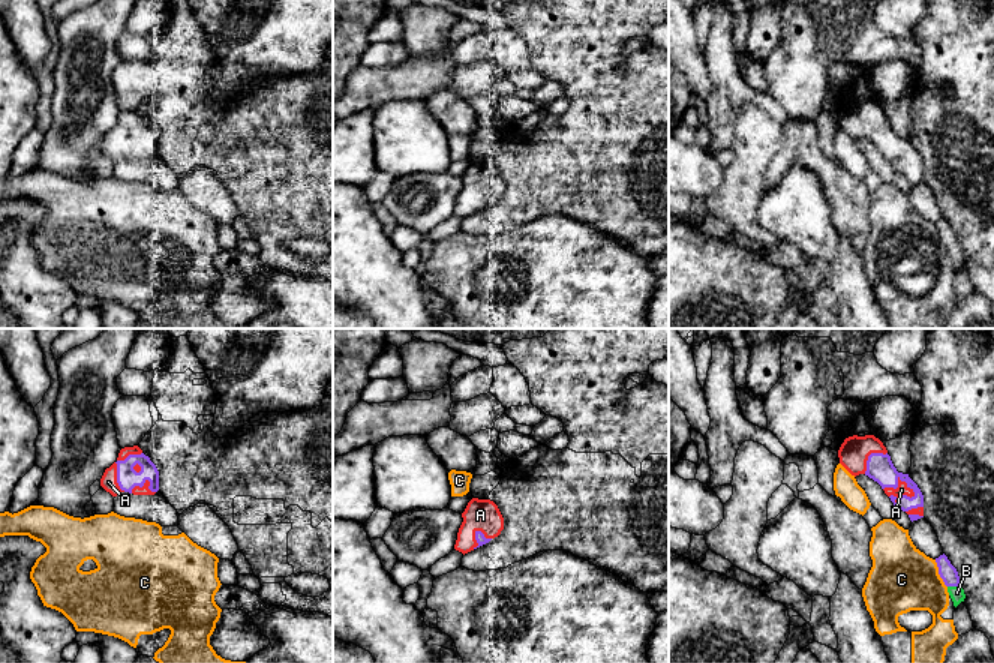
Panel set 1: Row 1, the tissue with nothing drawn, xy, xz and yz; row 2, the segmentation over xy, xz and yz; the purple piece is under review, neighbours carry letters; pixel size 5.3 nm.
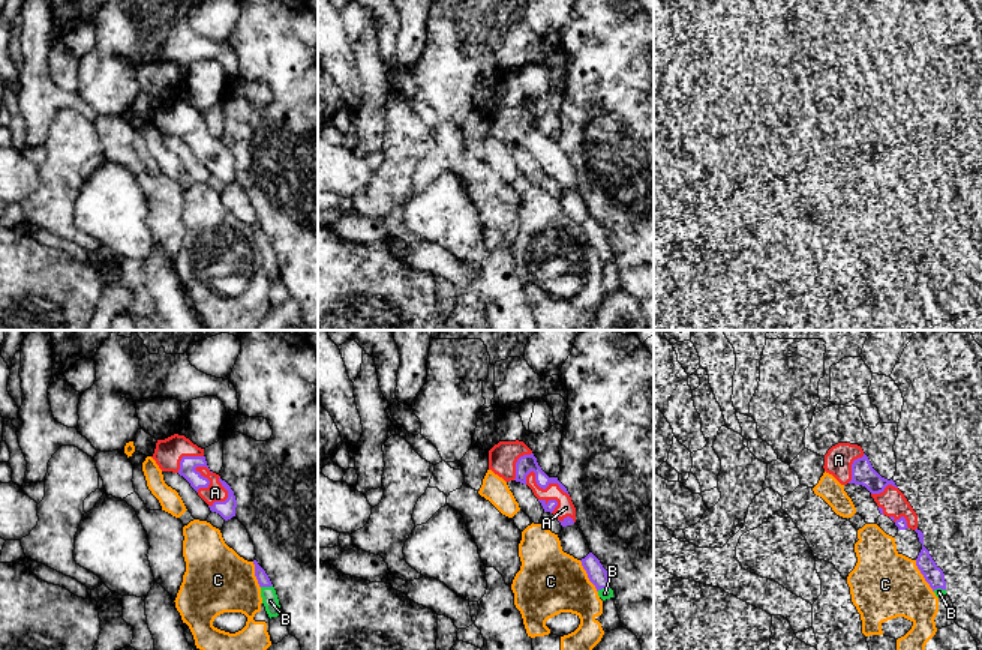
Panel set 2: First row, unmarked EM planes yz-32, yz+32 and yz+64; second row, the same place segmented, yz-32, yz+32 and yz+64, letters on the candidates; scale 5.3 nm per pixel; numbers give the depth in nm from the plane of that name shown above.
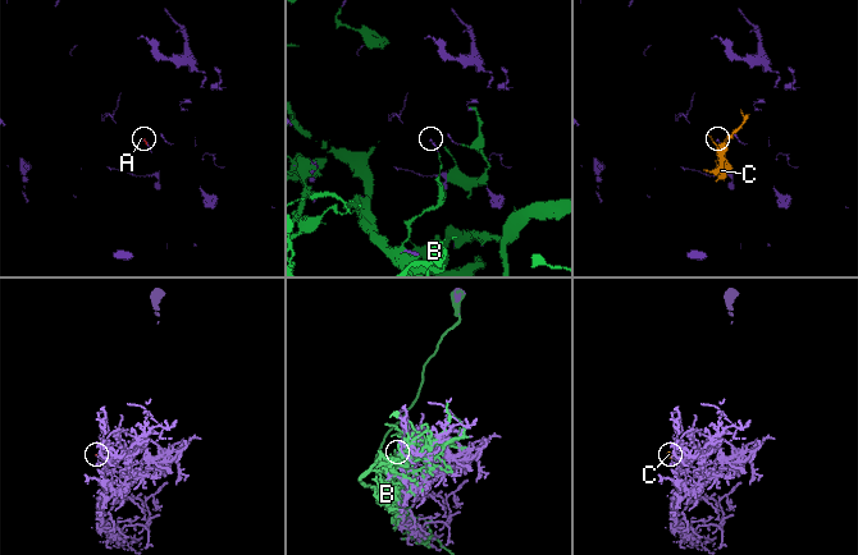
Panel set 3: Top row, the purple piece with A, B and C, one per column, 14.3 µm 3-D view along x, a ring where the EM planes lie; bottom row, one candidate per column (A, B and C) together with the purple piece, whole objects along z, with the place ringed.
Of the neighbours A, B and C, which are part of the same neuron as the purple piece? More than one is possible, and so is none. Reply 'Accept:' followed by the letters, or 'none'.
Accept: A, B

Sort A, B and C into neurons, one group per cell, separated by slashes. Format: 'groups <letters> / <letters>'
groups A B / C

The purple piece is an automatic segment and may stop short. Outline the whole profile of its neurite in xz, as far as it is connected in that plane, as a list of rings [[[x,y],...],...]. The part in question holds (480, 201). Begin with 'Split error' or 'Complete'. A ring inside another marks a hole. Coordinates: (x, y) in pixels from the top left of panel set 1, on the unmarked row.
Split error. [[[472,162],[462,182],[454,213],[463,219],[489,207],[504,194],[504,182],[490,164]]]

